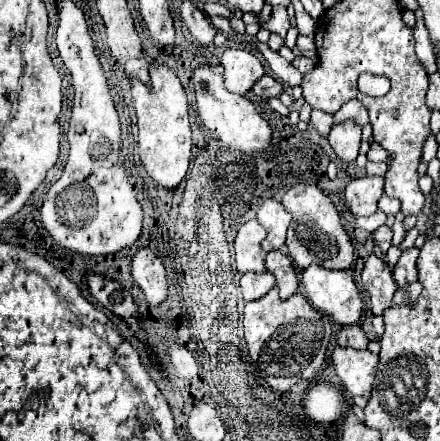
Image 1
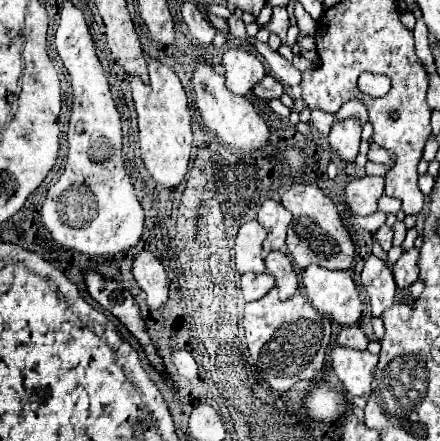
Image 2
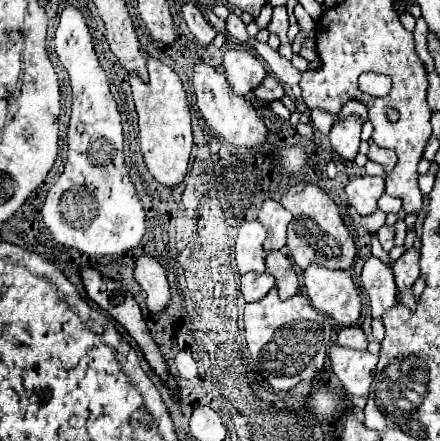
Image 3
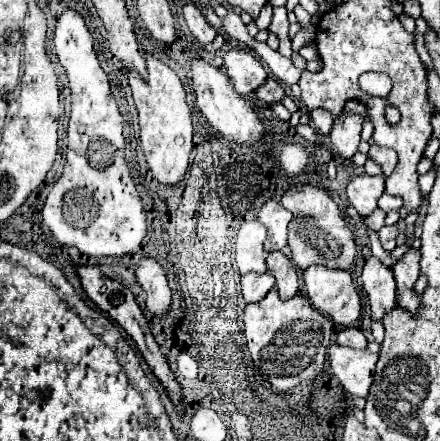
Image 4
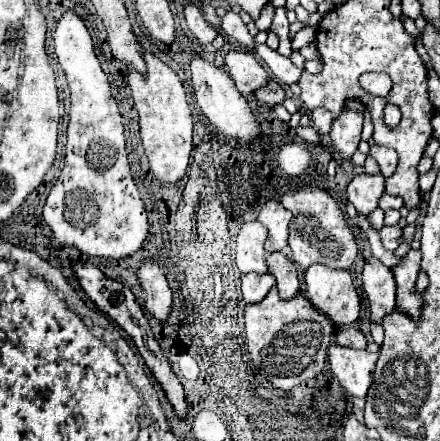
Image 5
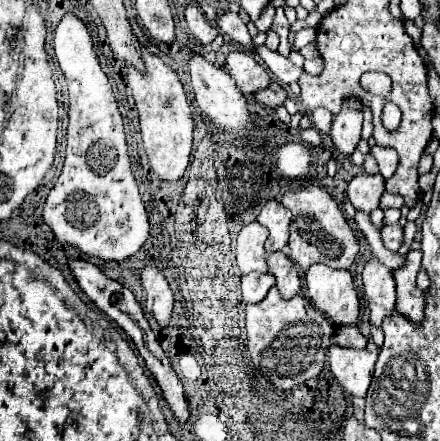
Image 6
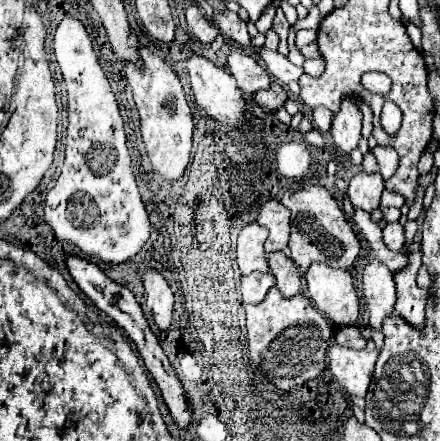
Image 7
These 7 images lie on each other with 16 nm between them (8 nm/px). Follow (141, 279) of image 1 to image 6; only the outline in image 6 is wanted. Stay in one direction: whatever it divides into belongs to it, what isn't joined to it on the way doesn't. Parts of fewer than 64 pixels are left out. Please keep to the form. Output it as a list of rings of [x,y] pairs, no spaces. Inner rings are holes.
[[[146,262],[144,268],[140,268],[140,282],[146,290],[146,310],[158,320],[160,328],[166,328],[172,314],[174,296],[164,274],[156,264]]]

